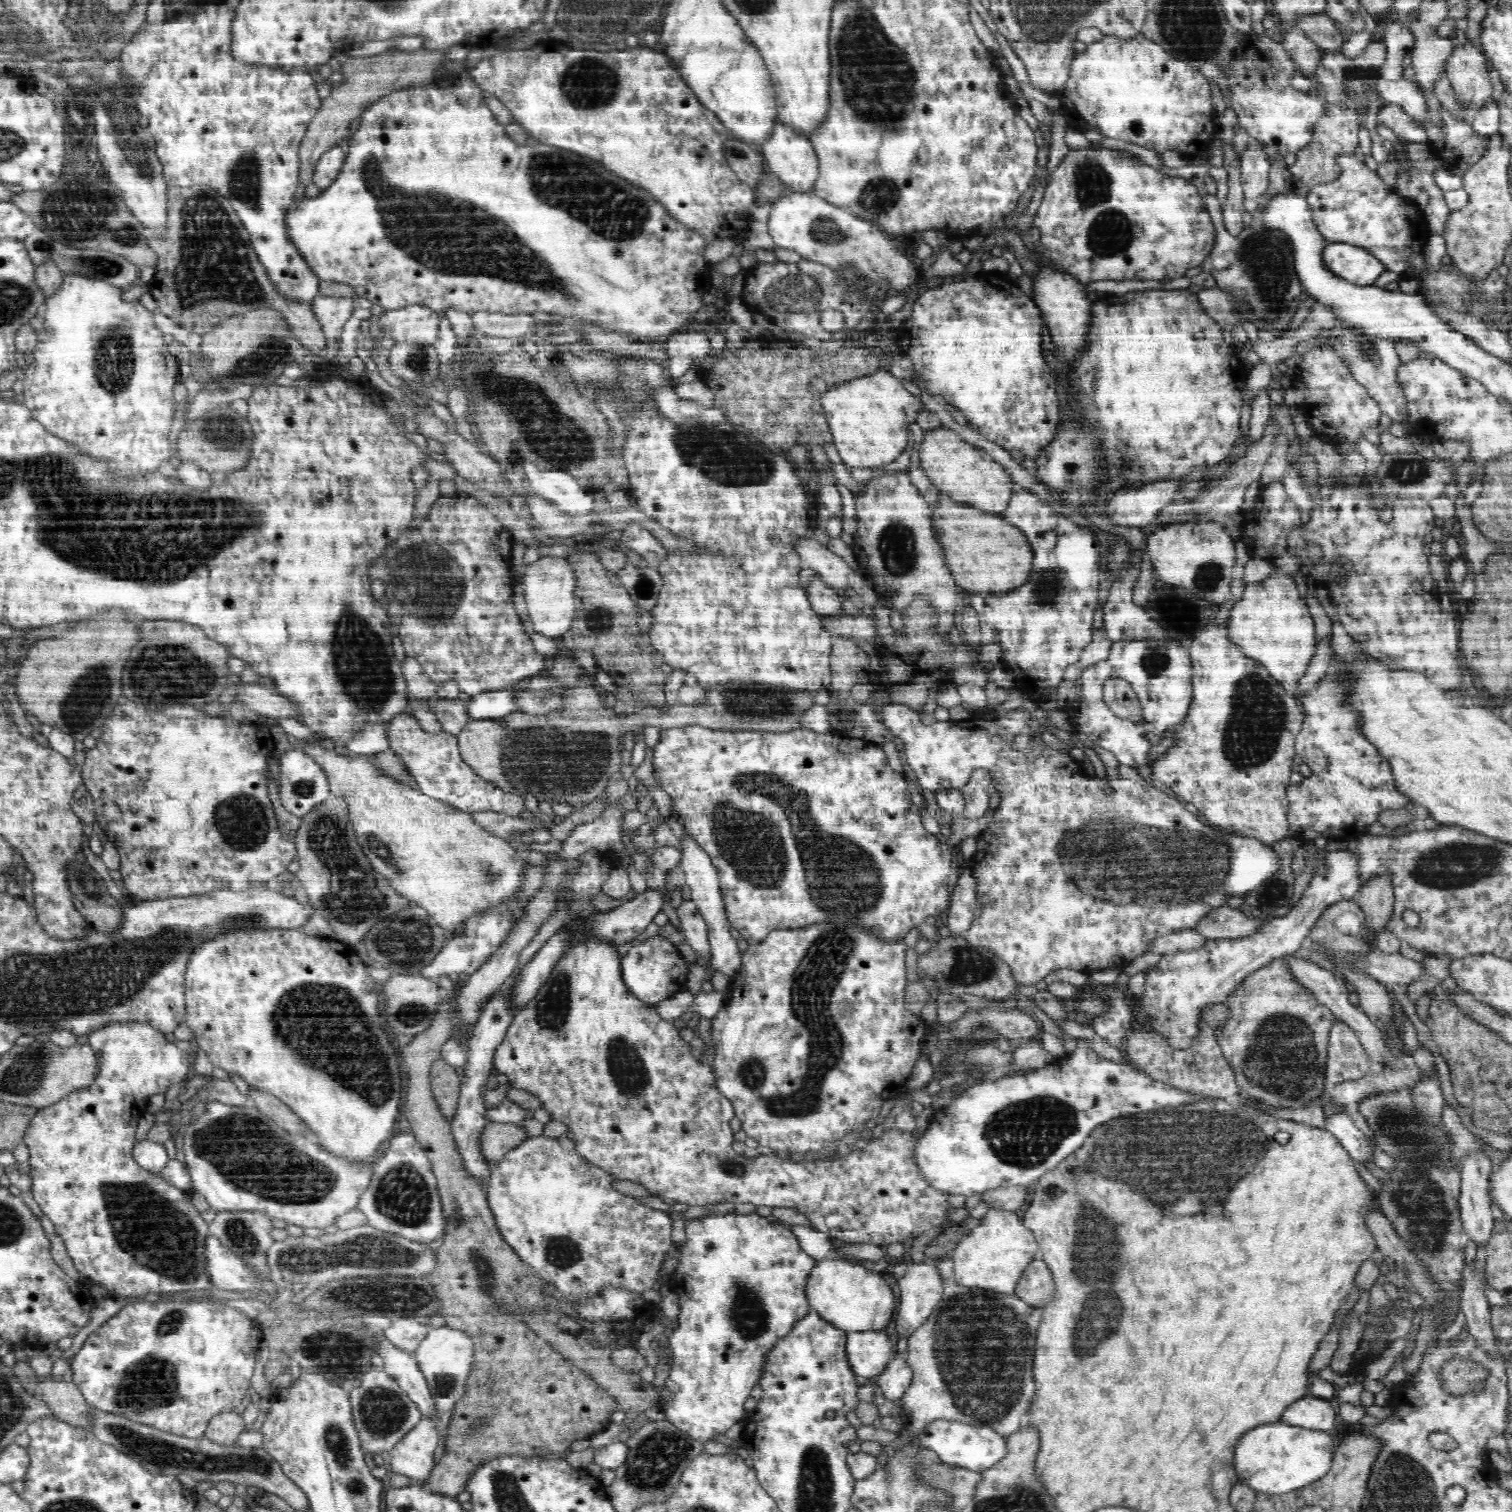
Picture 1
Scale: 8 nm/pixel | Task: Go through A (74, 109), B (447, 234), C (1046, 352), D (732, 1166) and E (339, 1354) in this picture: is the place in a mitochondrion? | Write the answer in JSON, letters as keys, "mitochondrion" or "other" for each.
{"A":"mitochondrion","B":"mitochondrion","C":"other","D":"mitochondrion","E":"mitochondrion"}

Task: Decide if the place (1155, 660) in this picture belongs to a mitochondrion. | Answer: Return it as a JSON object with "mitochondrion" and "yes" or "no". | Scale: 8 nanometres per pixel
{"mitochondrion":"yes"}

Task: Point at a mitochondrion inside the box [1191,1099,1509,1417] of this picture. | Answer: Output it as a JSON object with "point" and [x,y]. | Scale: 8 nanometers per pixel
{"point":[1417,1195]}

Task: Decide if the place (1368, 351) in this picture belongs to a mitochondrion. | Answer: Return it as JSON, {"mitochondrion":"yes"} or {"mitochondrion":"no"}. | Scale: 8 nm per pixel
{"mitochondrion":"yes"}

